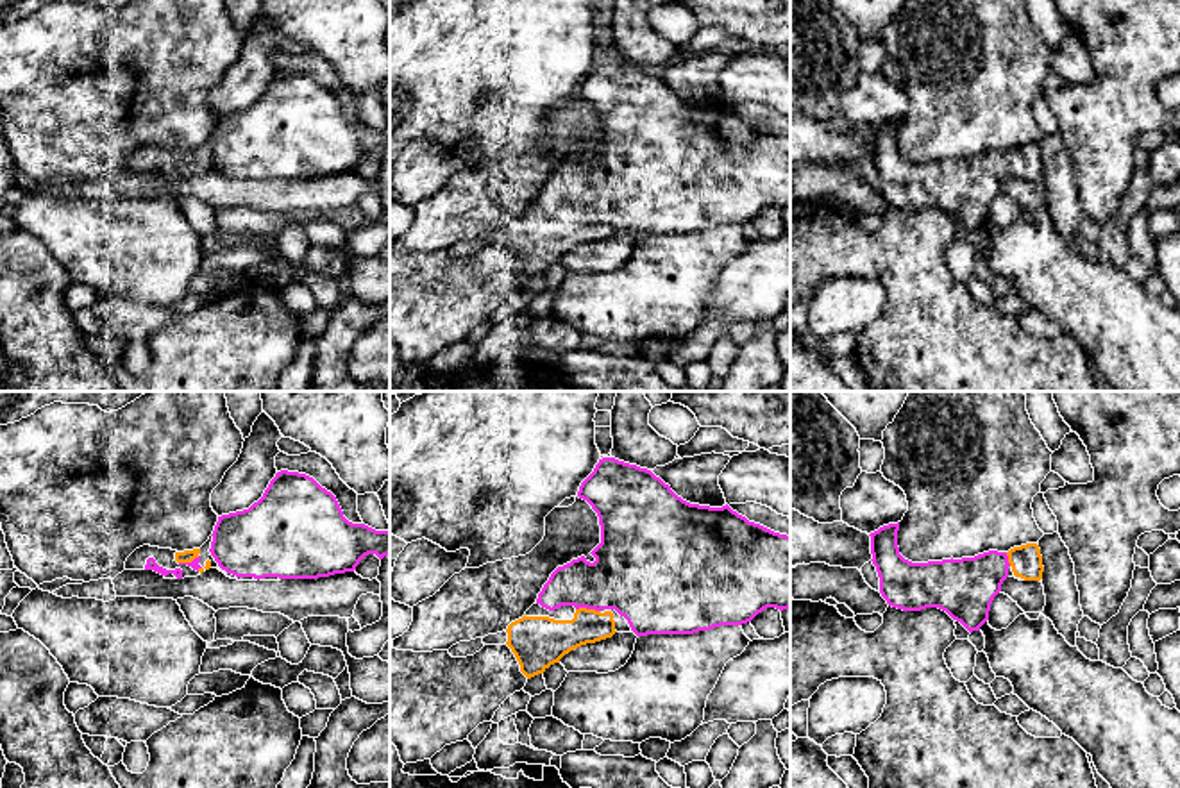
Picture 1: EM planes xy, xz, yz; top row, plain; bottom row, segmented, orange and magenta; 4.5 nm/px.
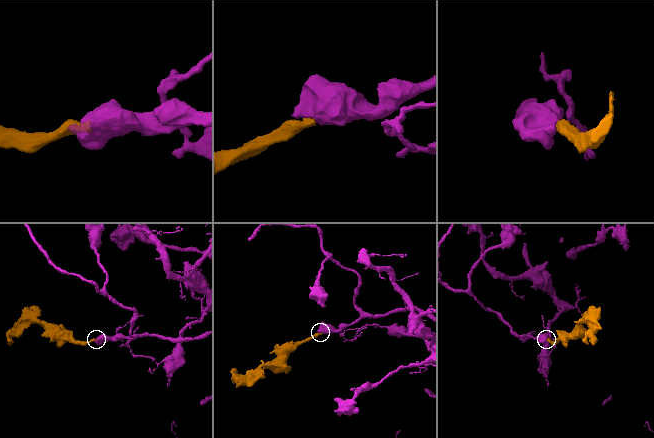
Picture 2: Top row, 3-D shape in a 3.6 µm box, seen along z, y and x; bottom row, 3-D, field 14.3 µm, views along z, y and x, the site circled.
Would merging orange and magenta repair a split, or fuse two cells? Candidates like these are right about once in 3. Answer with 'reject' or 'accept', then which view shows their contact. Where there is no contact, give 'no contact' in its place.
accept | xz

